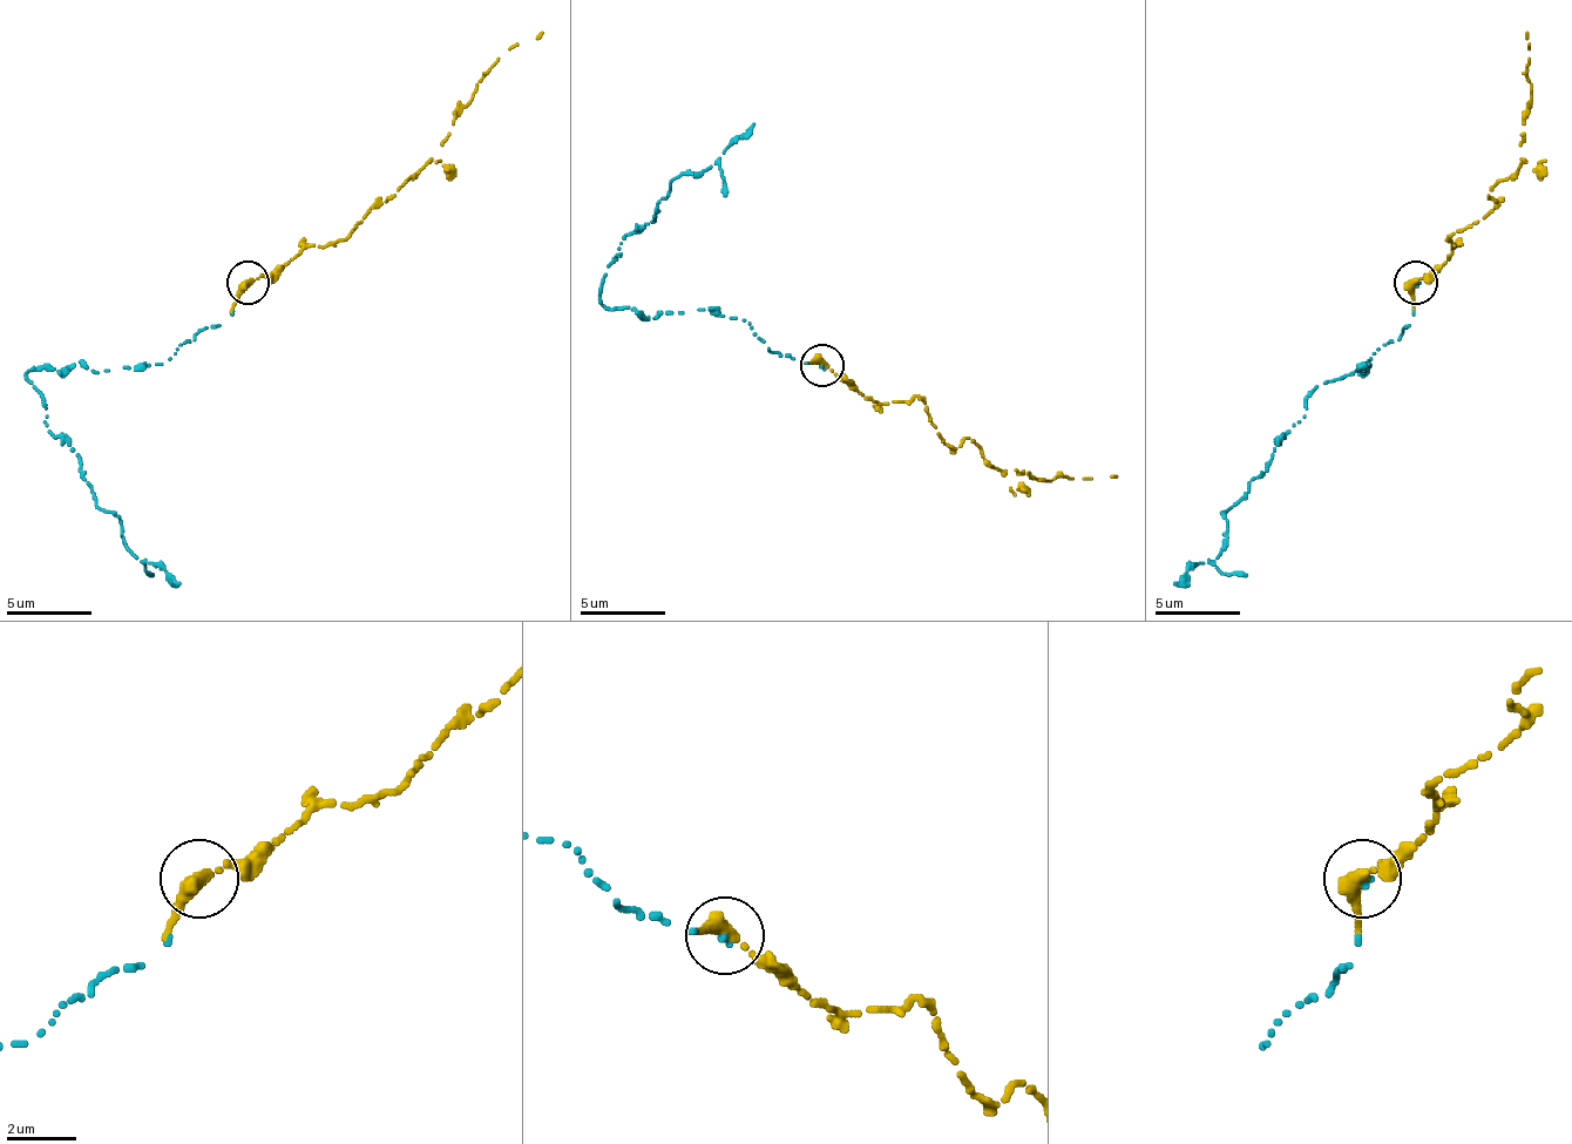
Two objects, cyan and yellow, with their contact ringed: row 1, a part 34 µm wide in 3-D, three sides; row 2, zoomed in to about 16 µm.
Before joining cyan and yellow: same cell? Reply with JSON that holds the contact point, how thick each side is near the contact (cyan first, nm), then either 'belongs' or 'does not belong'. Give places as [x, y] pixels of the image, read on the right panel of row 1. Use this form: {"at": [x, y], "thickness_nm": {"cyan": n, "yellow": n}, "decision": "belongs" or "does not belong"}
{"at": [1415, 283], "thickness_nm": {"cyan": 150, "yellow": 360}, "decision": "belongs"}

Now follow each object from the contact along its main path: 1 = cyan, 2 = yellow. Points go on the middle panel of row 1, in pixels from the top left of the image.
1: (819, 364), (737, 317), (601, 299), (669, 184), (754, 124)
2: (822, 364), (874, 403), (917, 398), (947, 445), (955, 449), (968, 437), (1003, 471), (1092, 479), (1118, 475)

